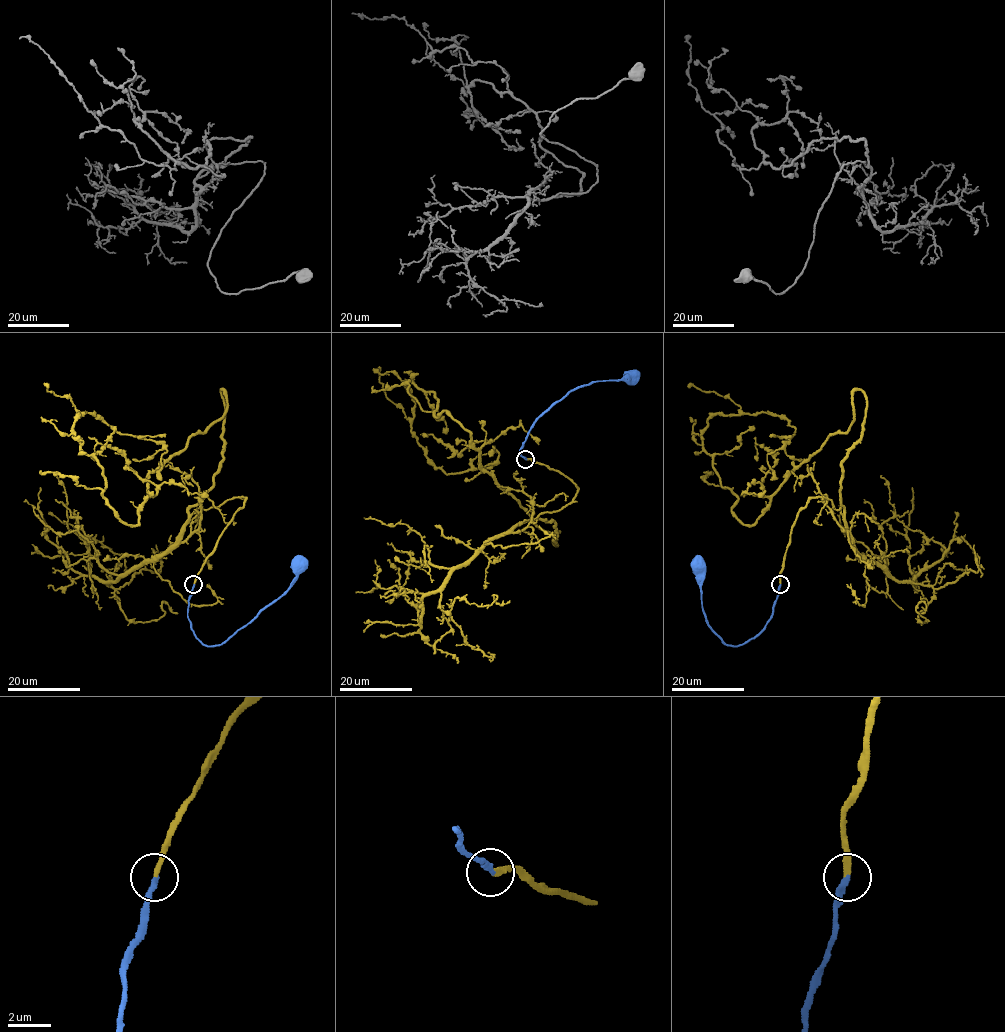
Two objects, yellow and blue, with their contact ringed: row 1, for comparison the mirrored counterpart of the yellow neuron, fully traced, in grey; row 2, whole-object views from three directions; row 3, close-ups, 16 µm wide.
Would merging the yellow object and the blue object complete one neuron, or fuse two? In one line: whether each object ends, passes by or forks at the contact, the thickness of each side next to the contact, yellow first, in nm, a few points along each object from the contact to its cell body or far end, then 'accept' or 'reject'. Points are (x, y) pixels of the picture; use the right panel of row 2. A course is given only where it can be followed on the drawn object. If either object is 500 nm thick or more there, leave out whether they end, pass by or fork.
yellow ends there; blue ends there; 260 nm thick on the yellow side, 260 nm on the other; yellow runs (779, 585), (808, 499), (844, 513), (860, 389), (849, 428), (753, 525), (707, 421), (782, 415), (778, 478); blue runs (780, 585), (772, 616), (763, 628), (744, 643), (729, 646), (708, 624), (702, 609), (698, 567); accept

